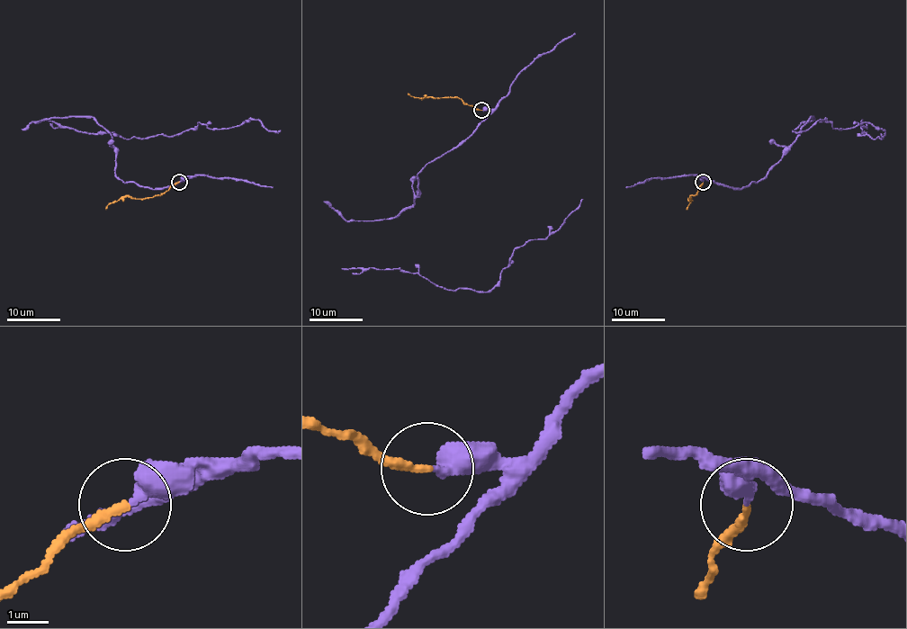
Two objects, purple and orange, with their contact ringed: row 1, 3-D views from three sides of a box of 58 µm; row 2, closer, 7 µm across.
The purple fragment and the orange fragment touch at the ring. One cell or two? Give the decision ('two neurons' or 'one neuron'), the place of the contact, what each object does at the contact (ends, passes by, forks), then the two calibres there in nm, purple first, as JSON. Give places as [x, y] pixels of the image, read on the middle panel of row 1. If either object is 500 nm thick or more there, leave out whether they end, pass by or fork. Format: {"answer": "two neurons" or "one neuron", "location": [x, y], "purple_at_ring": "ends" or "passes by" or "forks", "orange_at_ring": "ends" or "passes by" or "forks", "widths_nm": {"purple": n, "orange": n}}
{"answer": "two neurons", "location": [481, 110], "purple_at_ring": "ends", "orange_at_ring": "ends", "widths_nm": {"purple": 380, "orange": 220}}

